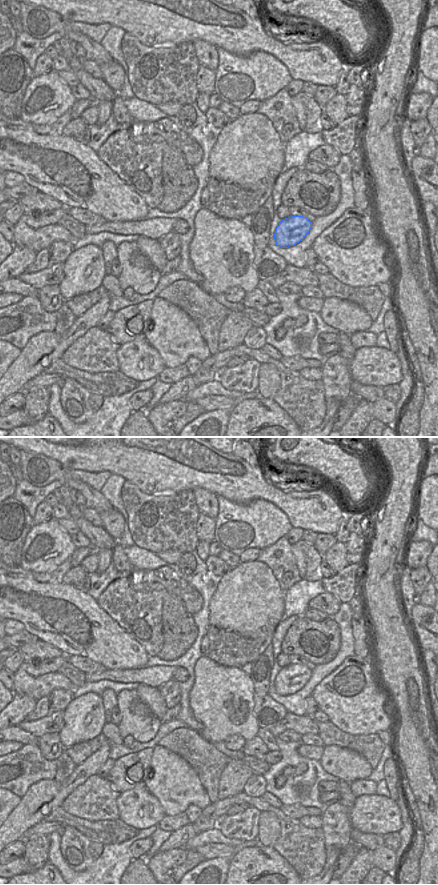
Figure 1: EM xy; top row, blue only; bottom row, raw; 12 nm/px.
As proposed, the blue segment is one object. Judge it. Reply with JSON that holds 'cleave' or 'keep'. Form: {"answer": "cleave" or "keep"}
{"answer": "cleave"}

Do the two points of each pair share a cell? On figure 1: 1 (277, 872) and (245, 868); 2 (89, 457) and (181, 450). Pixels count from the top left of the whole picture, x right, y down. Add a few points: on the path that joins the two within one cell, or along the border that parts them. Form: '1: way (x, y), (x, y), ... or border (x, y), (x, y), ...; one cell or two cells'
1: way (269, 872), (253, 871); one cell
2: way (112, 449), (158, 450); one cell

